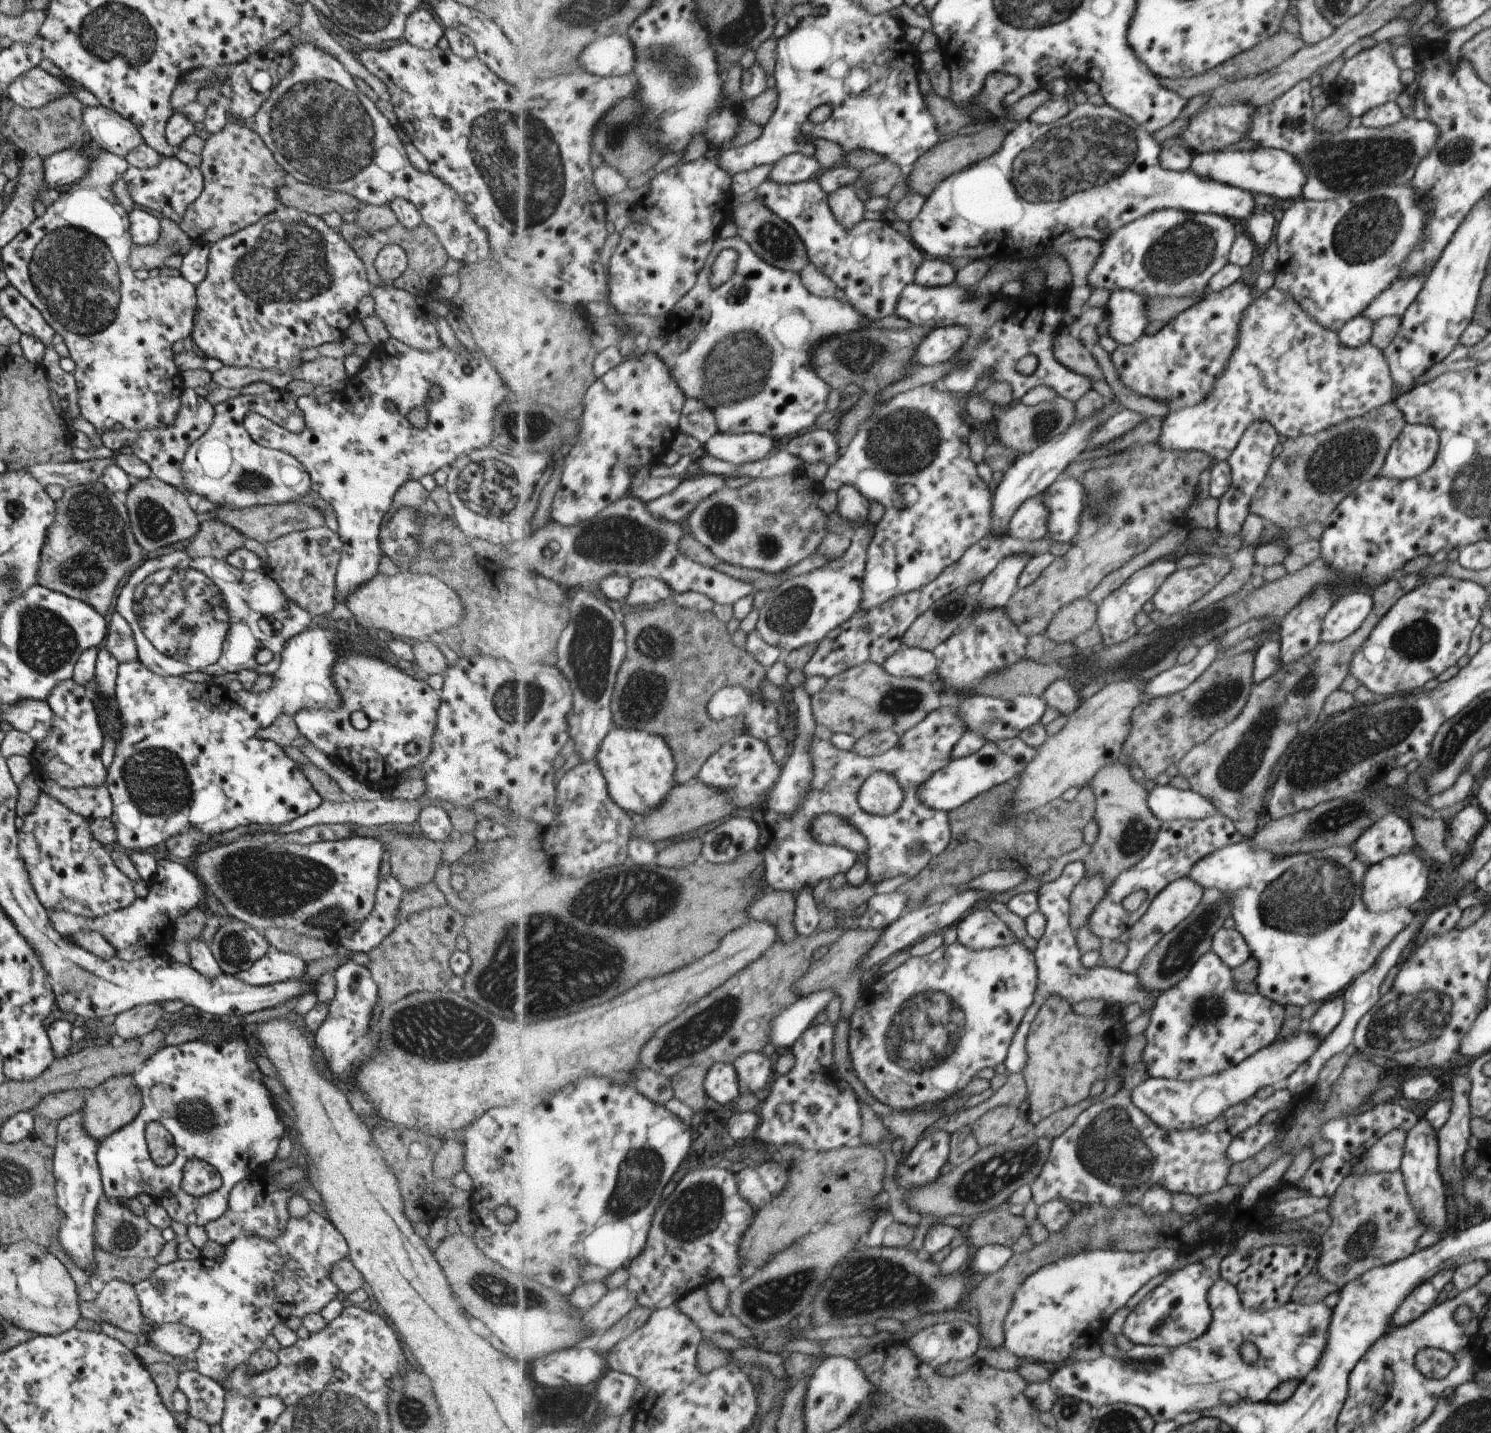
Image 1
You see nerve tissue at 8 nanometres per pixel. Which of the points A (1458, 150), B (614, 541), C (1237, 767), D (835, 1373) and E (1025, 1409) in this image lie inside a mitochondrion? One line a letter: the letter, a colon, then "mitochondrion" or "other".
A: mitochondrion
B: mitochondrion
C: mitochondrion
D: other
E: other

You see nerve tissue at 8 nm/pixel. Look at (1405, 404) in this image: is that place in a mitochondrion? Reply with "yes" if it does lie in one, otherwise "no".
no

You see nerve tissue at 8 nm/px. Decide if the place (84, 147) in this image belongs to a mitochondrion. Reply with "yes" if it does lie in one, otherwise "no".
no

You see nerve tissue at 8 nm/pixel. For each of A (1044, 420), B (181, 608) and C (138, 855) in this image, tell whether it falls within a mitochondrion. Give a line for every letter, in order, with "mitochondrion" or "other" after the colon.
A: mitochondrion
B: mitochondrion
C: other

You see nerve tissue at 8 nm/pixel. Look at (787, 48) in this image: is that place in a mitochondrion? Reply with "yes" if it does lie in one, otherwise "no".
no

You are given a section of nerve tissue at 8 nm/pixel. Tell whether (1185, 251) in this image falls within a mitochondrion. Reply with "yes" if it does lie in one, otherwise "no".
yes

